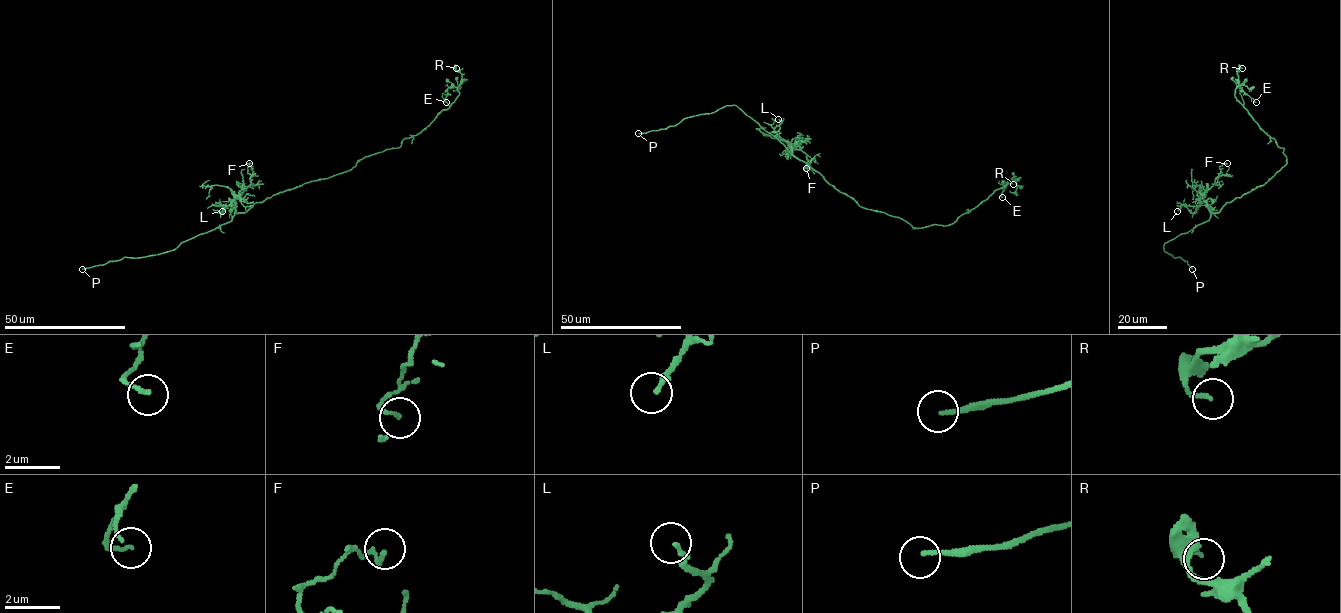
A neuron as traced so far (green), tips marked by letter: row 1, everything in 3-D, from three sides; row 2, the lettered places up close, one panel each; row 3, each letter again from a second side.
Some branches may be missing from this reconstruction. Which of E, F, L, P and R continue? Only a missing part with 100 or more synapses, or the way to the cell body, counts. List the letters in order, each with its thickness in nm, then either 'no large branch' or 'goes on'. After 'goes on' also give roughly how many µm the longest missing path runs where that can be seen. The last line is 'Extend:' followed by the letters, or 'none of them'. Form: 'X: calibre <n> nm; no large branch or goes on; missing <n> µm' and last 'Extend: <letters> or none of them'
E: calibre 120 nm; no large branch
F: calibre 110 nm; no large branch
L: calibre 150 nm; no large branch
P: calibre 150 nm; goes on; missing 5 µm
R: calibre 140 nm; no large branch
Extend: P

